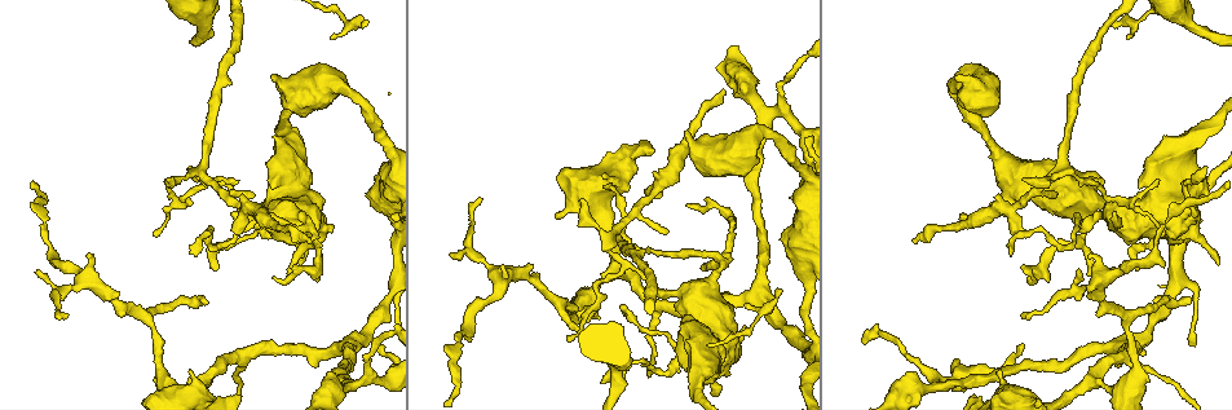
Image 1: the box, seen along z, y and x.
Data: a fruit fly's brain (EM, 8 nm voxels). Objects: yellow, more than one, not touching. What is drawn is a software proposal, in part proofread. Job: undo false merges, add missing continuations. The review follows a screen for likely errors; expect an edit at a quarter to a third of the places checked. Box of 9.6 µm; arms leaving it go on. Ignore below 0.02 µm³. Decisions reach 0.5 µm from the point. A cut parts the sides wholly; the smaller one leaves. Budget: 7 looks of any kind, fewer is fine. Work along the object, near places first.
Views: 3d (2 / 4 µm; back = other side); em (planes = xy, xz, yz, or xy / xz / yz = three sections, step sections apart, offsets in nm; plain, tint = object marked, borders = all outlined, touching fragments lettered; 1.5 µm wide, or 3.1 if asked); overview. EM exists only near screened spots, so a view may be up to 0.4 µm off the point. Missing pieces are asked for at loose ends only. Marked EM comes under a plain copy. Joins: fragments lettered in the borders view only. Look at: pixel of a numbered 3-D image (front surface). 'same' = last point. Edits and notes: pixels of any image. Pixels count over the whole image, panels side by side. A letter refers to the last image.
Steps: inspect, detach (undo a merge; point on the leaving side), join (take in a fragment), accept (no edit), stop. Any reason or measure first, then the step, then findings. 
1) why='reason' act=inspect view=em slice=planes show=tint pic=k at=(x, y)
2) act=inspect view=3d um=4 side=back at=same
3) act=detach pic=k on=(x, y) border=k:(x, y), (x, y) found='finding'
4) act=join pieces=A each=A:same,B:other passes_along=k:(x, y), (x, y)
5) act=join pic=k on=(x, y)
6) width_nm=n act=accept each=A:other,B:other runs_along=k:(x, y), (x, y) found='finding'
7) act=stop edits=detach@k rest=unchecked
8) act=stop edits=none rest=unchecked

why='branch stops here' act=inspect view=3d um=4 pic=1 at=(1157, 178)

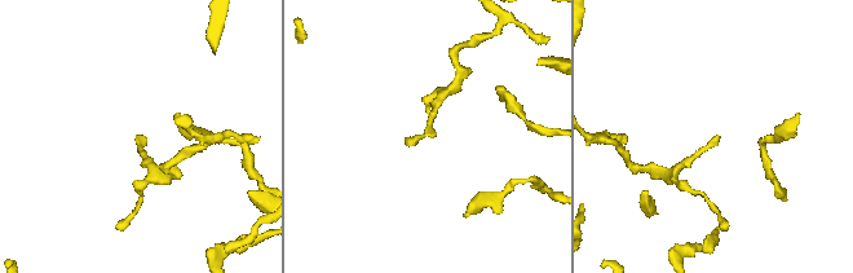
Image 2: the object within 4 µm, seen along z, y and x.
act=inspect view=em slice=planes show=borders pic=2 at=(425, 133)

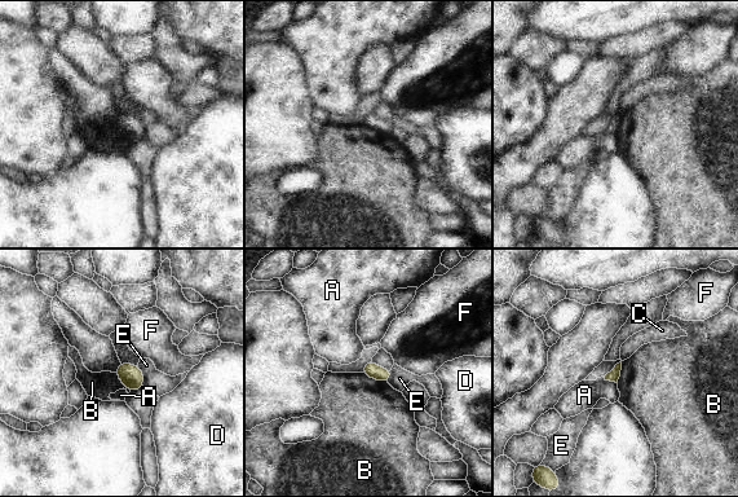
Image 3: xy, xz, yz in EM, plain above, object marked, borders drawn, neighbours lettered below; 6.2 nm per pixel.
act=accept each=A:other,B:other,C:other,D:other,E:other,F:other border=3:(362, 373), (387, 382) found='no lettered fragment goes on from it'

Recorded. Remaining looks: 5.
why='three-way junction' act=inspect view=em slice=planes show=tint pic=1 at=(87, 281)

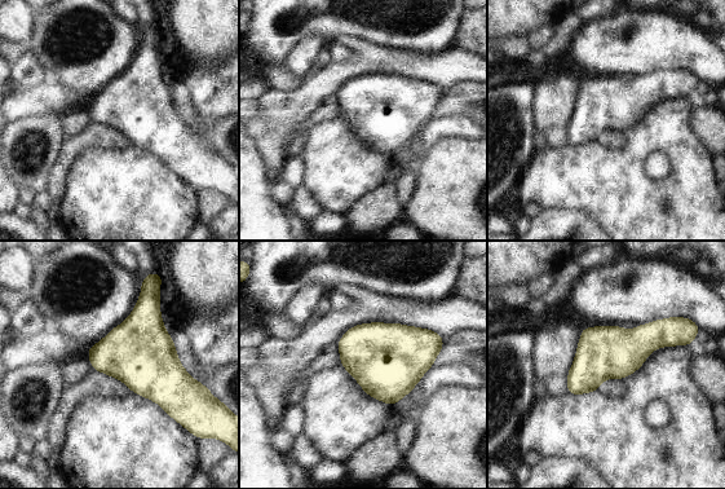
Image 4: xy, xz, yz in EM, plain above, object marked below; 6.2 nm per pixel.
act=inspect view=em slice=planes show=borders at=same

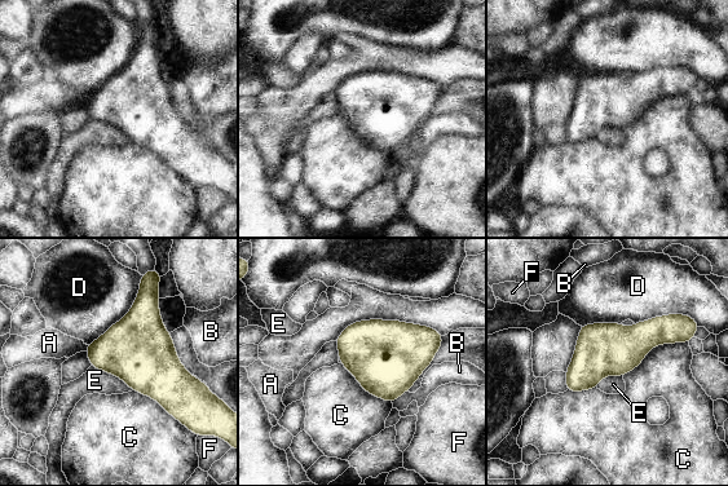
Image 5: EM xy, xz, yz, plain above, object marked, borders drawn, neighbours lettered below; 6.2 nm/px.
act=accept each=A:other,B:other,C:other,D:other,E:other,F:other border=5:(91, 365), (119, 376), (132, 389) found='continuous, no second neuron'

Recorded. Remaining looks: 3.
why='an open end' act=inspect view=em slice=planes show=borders pic=1 at=(69, 315)

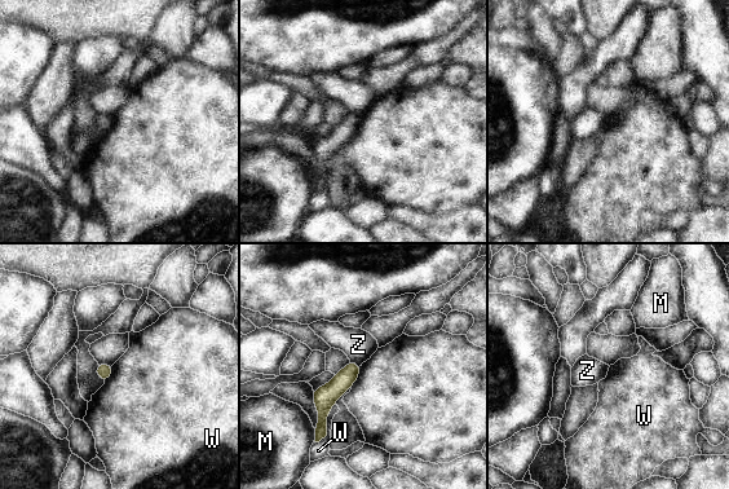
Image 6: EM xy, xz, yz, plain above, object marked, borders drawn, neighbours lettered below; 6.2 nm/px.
act=accept each=M:other,W:other,Z:other border=6:(334, 404), (327, 434), (316, 443) found='no lettered fragment goes on from it'

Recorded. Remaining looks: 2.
act=stop edits=none rest=unchecked

